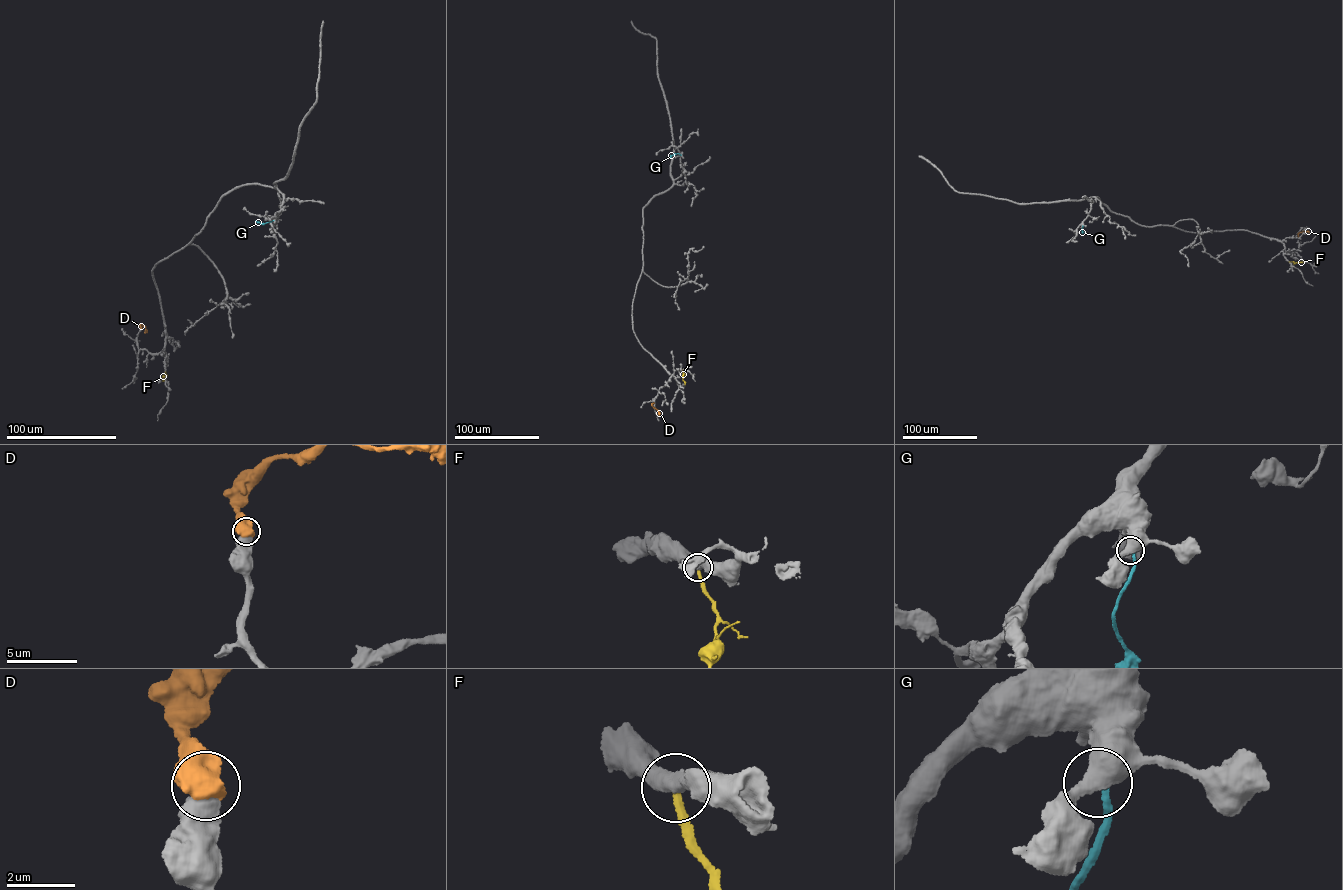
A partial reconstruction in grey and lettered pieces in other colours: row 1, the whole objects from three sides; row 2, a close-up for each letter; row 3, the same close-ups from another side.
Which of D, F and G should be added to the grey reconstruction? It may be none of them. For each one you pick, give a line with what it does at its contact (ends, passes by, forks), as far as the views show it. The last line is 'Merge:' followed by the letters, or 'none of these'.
D: It ends there
Merge: D

